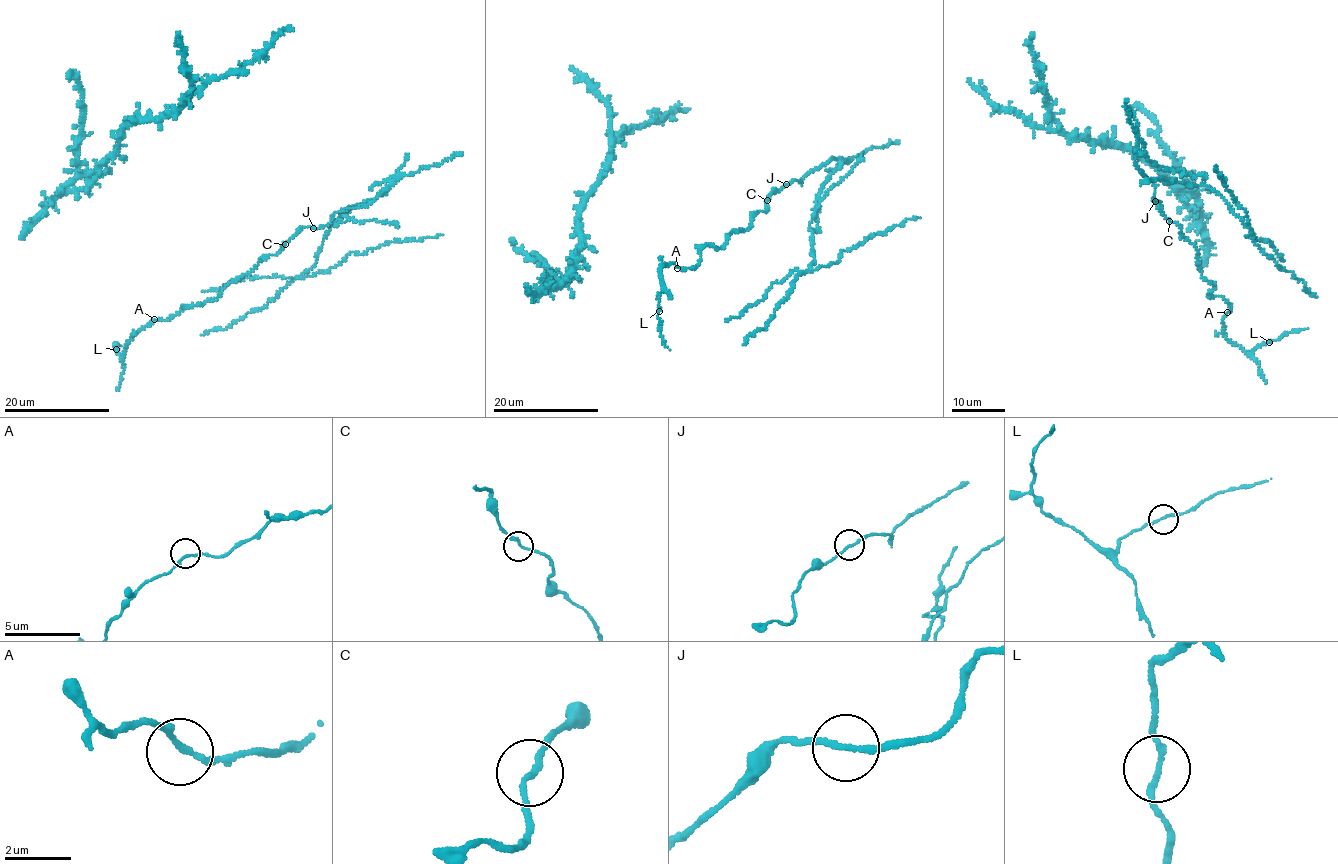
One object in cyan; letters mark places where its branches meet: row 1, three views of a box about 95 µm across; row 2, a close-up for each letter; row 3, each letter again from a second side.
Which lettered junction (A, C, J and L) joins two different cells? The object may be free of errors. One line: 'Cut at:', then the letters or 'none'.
Cut at: J

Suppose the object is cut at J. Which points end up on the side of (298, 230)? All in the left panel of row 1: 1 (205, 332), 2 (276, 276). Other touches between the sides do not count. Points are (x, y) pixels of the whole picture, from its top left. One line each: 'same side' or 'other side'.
1: other side
2: other side

